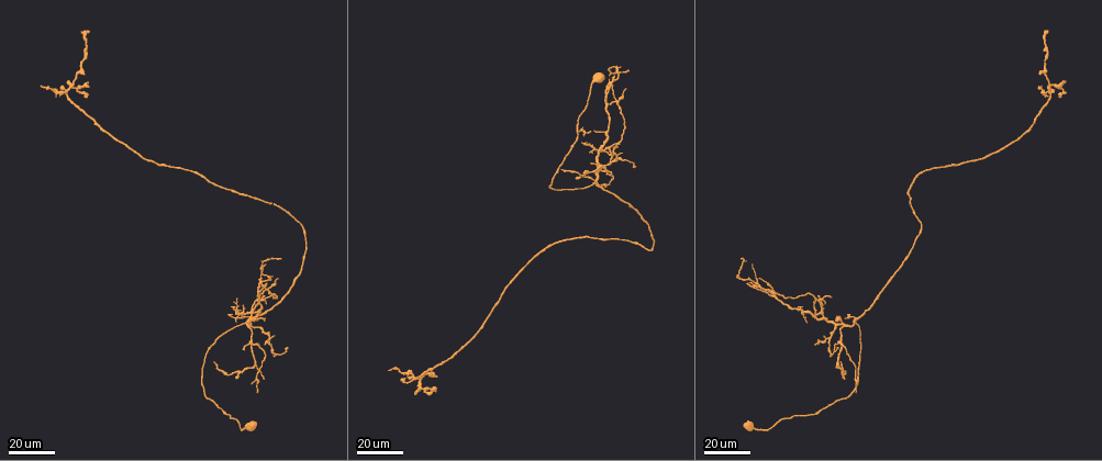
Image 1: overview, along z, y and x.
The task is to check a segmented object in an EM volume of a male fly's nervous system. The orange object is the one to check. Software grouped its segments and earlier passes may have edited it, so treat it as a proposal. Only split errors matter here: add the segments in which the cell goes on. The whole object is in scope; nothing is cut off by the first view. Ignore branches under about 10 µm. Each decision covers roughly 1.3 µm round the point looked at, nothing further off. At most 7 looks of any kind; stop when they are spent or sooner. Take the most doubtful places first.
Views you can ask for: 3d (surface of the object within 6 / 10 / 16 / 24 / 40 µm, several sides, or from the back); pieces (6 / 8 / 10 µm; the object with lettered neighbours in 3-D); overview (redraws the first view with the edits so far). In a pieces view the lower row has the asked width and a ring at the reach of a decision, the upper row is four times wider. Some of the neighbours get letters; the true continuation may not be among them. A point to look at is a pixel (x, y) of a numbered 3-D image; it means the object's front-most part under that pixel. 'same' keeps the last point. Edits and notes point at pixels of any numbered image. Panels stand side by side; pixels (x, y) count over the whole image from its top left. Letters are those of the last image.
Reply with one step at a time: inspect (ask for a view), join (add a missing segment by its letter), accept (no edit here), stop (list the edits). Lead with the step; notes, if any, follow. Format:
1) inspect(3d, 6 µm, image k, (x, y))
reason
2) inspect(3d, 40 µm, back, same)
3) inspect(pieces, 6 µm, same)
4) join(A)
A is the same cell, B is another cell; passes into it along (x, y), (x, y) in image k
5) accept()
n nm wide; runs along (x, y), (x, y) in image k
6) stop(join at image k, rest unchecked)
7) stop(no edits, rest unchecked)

inspect(3d, 40 µm, image 1, (627, 71))
an open end

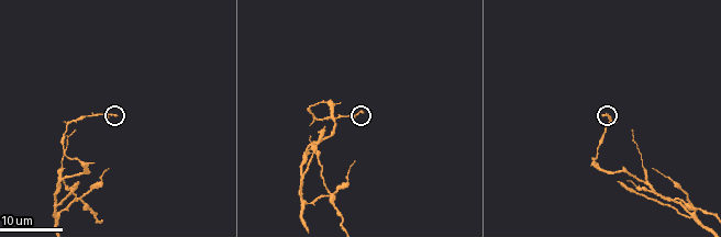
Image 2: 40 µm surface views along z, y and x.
inspect(pieces, 10 µm, image 2, (602, 117))

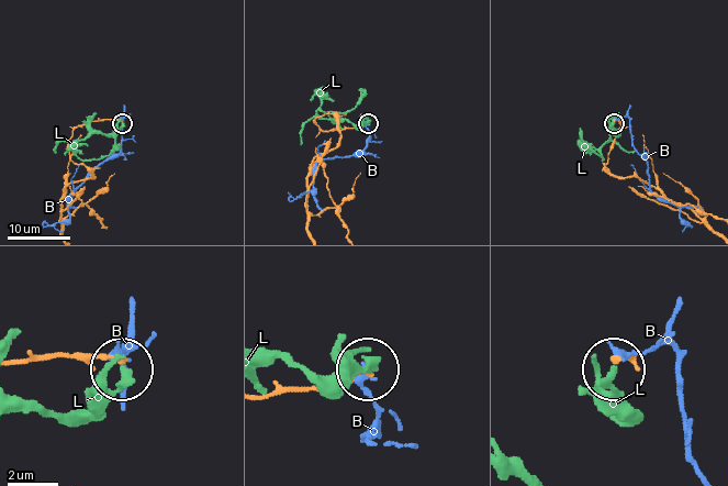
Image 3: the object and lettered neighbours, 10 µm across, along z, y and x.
accept()
B and L are other cells; no lettered segment goes on from it

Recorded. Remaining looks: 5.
inspect(3d, 24 µm, image 1, (1048, 29))
branch stops here

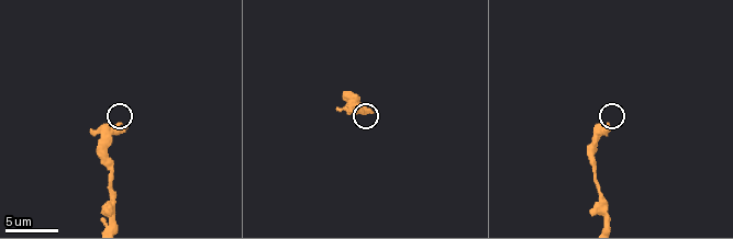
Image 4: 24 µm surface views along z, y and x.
inspect(3d, 6 µm, image 4, (371, 111))
zoom in

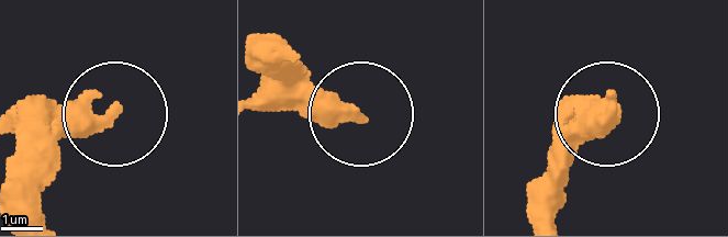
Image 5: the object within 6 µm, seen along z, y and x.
inspect(pieces, 6 µm, image 5, (113, 112))

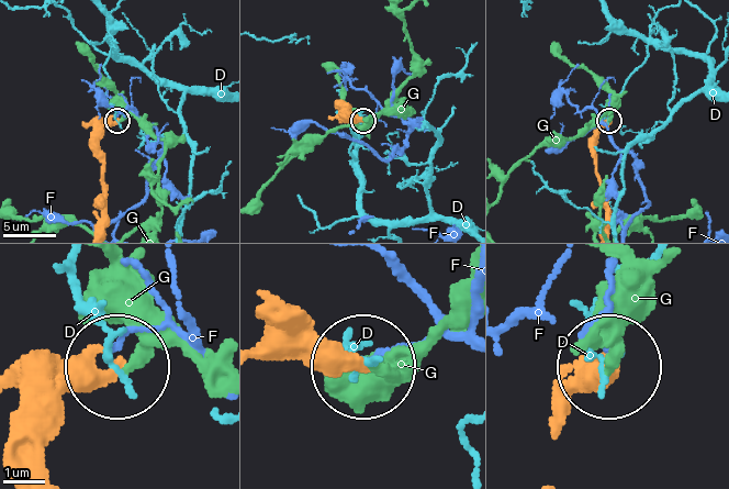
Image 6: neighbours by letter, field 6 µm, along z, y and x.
accept()
D, F and G are other cells; none of them fits

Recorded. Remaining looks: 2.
inspect(3d, 40 µm, image 1, (1062, 82))
branch stops here

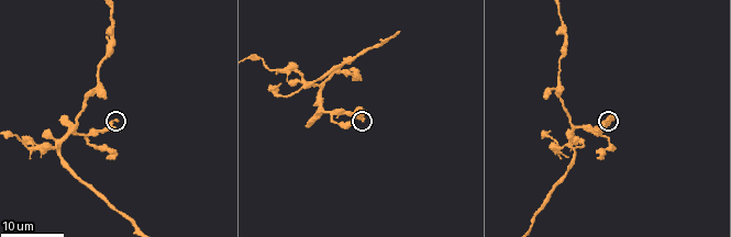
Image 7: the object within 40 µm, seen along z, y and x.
inspect(pieces, 10 µm, image 7, (116, 119))
see the neighbours

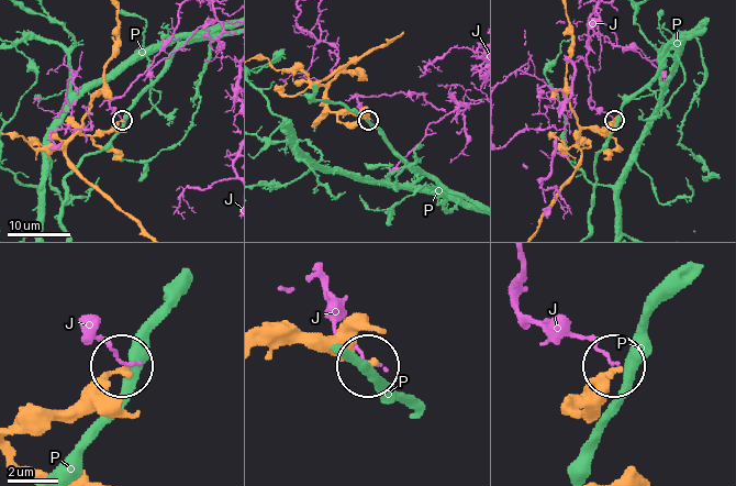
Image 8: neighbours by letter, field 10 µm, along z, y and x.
accept()
J and P are other cells; no lettered segment goes on from it

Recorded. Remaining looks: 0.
stop(no edits, rest unchecked)

